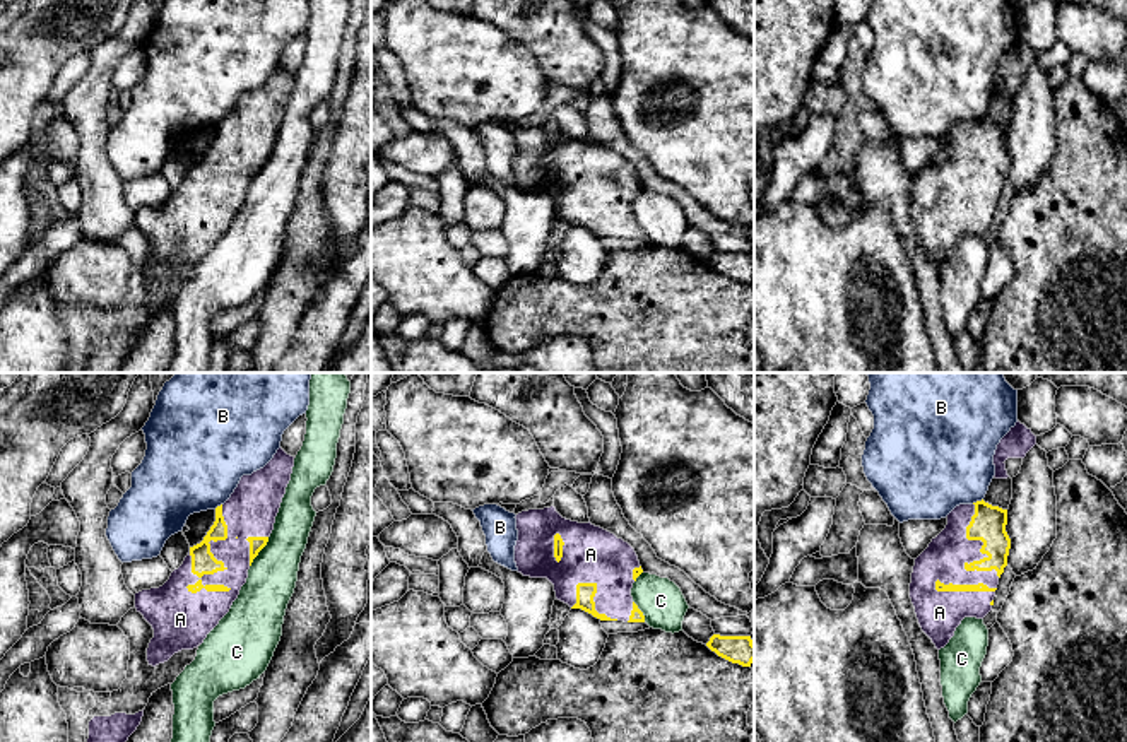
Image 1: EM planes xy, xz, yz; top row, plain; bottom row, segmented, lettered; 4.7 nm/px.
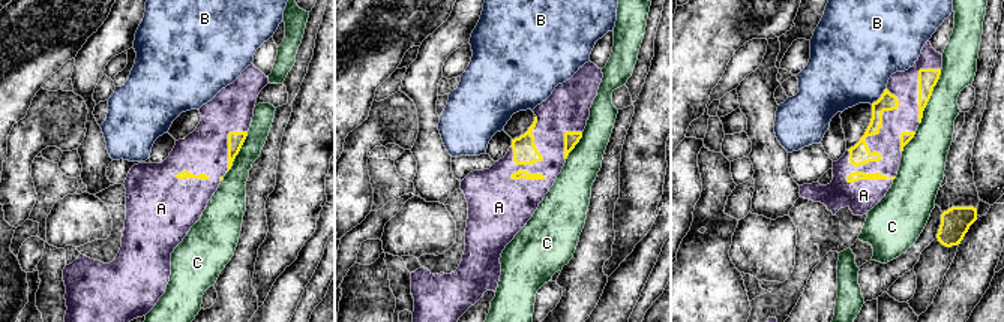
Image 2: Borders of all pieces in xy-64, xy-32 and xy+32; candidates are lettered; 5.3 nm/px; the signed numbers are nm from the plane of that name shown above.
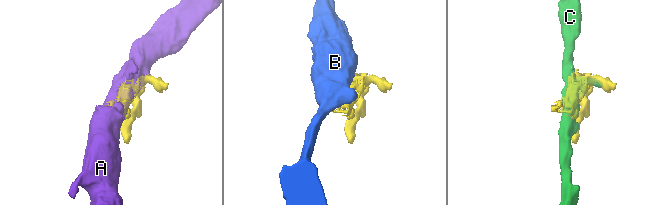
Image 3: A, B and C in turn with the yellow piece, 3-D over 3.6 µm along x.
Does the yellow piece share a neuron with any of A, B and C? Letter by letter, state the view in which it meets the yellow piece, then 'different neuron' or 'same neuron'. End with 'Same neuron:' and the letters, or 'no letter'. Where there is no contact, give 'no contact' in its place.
A: contact in xy; same neuron
B: contact in yz; different neuron
C: contact in xy; different neuron
Same neuron: A

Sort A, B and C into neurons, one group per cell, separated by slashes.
A / B / C

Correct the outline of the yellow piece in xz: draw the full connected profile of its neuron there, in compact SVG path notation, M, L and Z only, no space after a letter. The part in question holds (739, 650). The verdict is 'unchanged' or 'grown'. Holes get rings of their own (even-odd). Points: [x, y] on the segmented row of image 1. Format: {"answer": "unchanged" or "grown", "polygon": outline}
{"answer": "unchanged", "polygon": "M713 634L706 646L718 657L742 667L751 667L751 663L754 662L754 643L751 636Z"}

